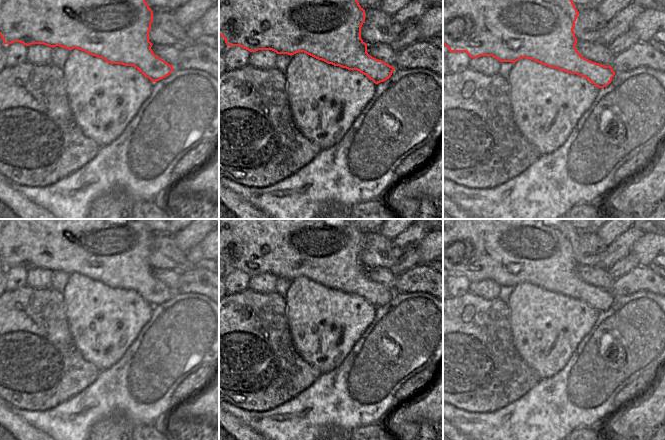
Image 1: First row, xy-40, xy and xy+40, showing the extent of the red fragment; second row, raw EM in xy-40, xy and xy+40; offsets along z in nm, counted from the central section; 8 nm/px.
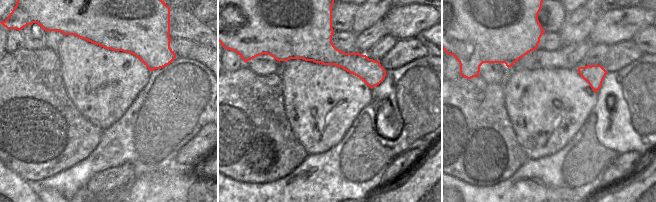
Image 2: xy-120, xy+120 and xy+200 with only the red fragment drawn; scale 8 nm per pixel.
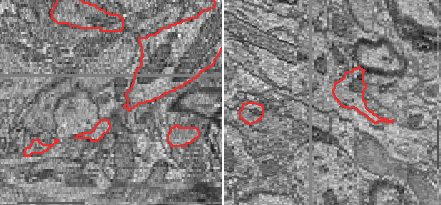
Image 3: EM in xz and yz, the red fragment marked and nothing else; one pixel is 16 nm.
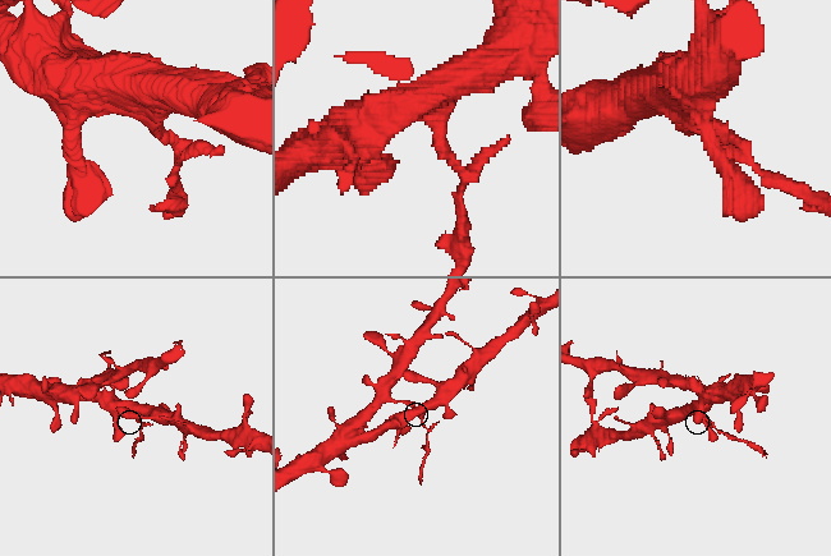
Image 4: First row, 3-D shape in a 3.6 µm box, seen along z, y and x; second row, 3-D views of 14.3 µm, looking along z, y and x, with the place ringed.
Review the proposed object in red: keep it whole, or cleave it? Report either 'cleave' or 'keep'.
cleave

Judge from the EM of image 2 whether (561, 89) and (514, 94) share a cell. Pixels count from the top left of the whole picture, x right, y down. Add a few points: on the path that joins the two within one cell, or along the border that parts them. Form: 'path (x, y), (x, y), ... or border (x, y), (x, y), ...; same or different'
path (549, 89), (544, 85), (526, 84); same

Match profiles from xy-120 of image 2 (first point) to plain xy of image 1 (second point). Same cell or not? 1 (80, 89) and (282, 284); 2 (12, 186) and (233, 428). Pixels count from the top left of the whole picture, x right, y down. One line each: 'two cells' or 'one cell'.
1: two cells
2: one cell

